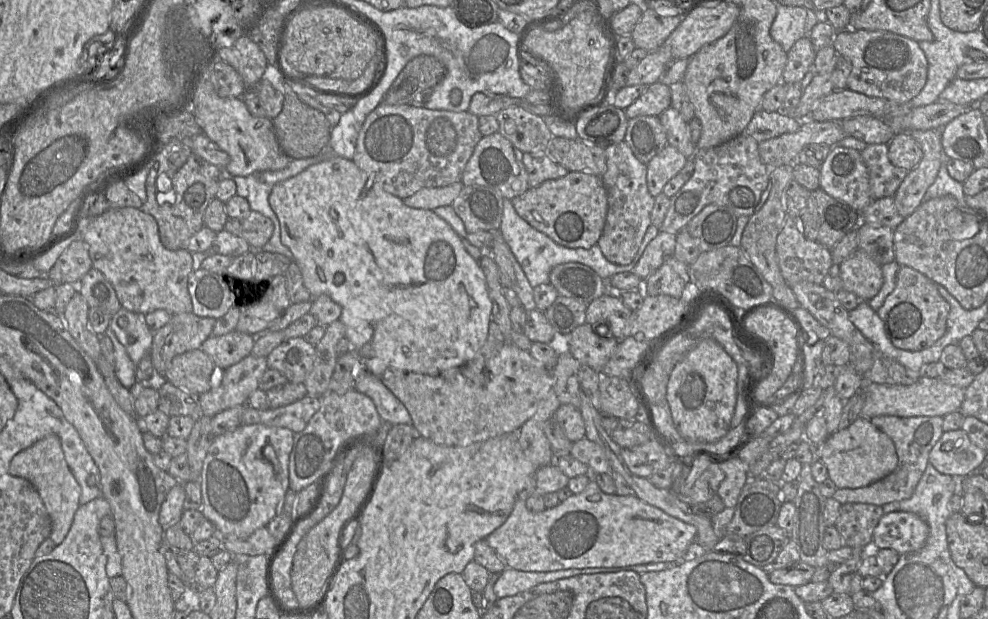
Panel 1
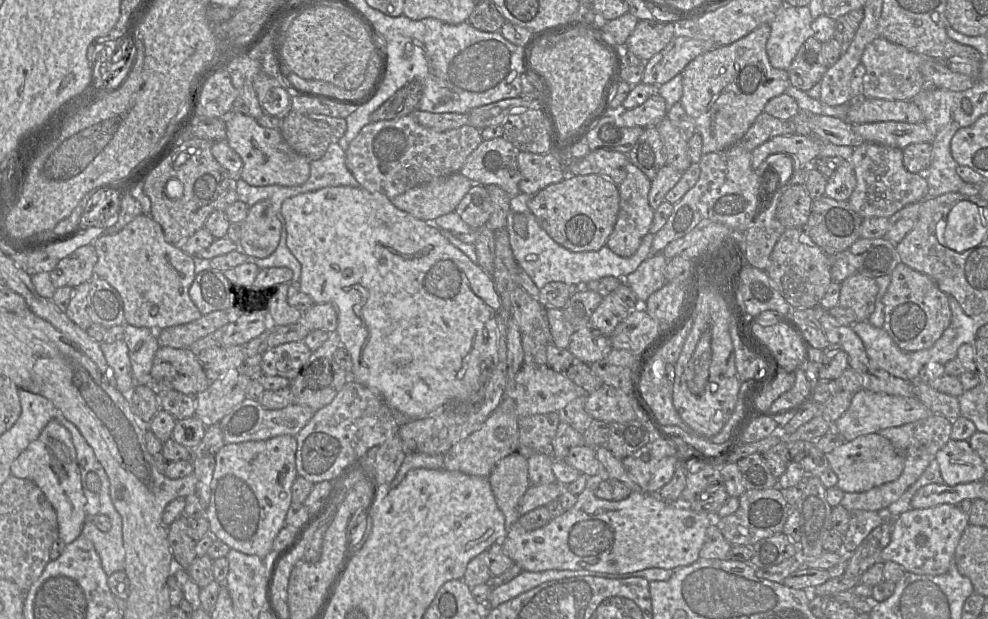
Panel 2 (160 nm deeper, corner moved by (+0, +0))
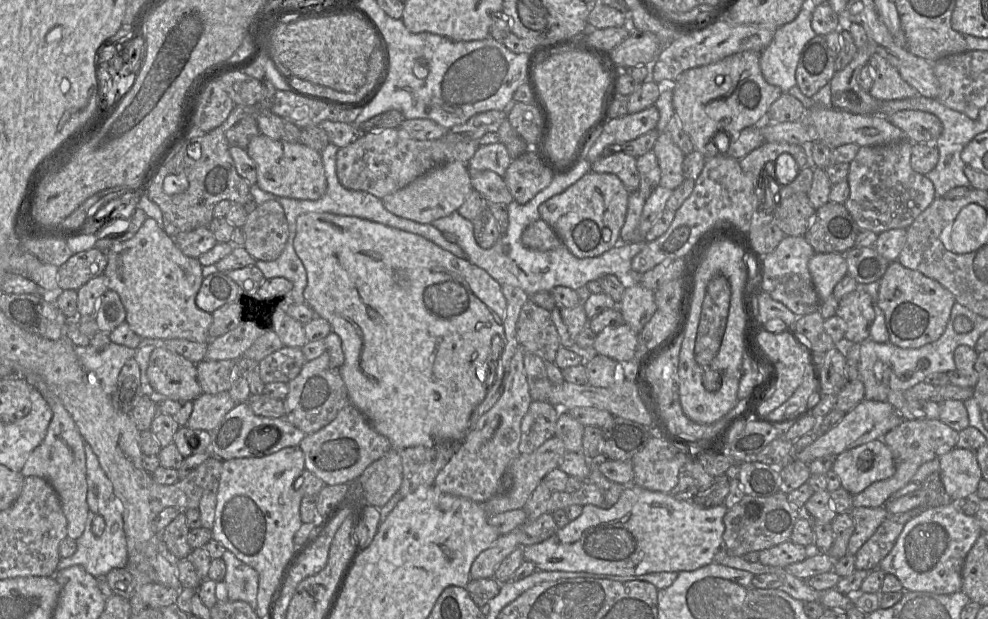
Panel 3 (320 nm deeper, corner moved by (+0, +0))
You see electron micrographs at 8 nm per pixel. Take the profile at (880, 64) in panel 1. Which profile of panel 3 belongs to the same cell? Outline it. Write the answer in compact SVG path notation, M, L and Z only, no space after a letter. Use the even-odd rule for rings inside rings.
M874 53L867 64L872 72L873 84L869 94L877 101L899 100L918 95L899 74L898 70L878 53Z

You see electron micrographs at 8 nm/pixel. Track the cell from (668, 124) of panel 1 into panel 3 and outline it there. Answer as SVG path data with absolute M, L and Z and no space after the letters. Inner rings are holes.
M667 132L659 133L652 151L656 155L661 170L659 185L670 190L676 189L685 179L683 174L685 155Z

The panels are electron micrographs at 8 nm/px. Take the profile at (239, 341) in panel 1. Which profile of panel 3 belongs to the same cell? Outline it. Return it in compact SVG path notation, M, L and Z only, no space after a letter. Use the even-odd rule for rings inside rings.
M202 360L196 368L197 380L206 394L229 391L233 382L240 377L236 360Z

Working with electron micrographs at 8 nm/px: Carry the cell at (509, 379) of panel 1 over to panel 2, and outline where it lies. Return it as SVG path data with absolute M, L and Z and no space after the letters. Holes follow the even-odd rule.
M523 364L514 379L513 399L516 403L518 419L530 415L558 412L574 399L586 398L587 395L588 393L572 382L565 373L556 372L547 364Z

